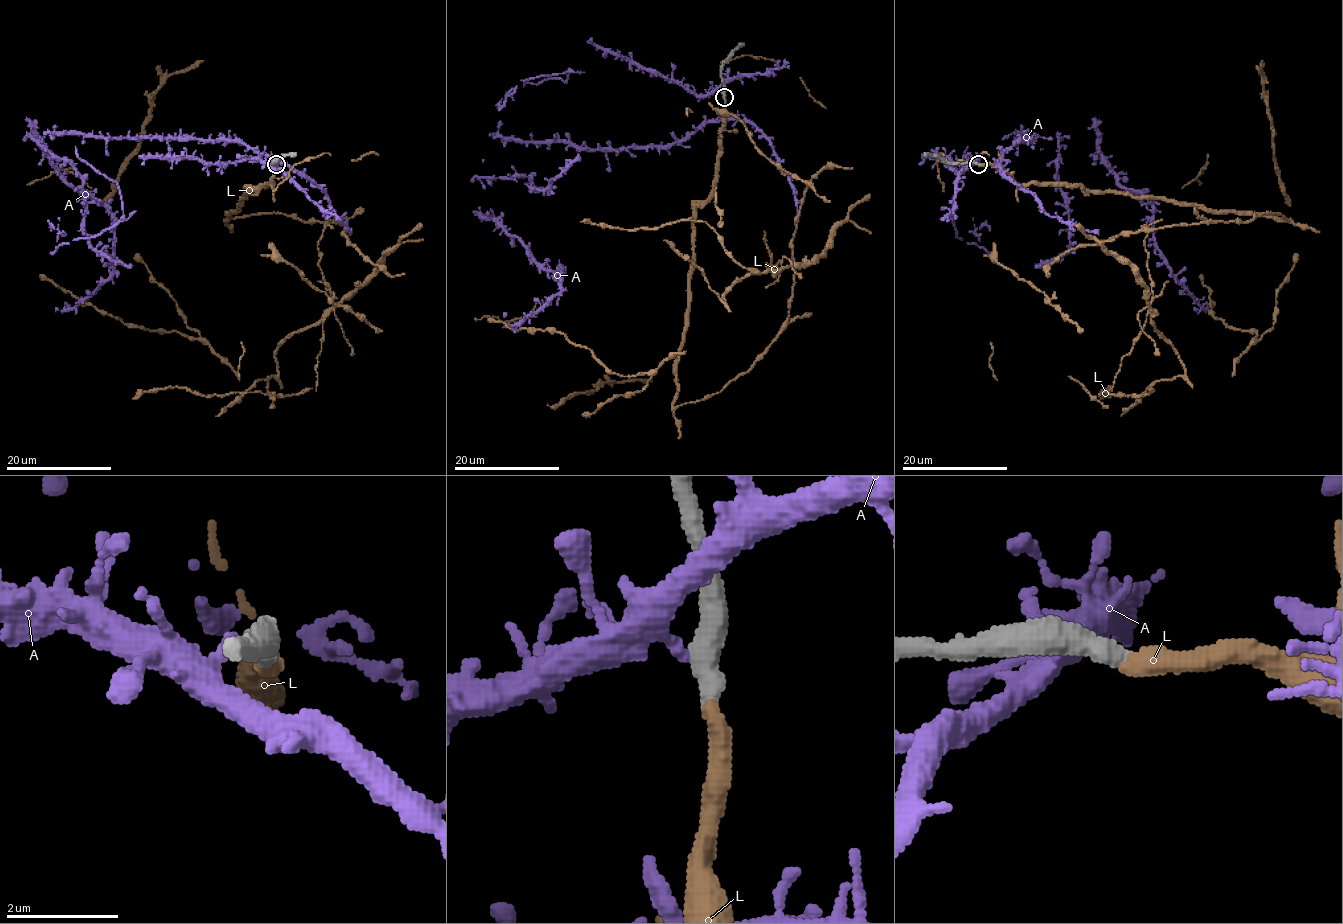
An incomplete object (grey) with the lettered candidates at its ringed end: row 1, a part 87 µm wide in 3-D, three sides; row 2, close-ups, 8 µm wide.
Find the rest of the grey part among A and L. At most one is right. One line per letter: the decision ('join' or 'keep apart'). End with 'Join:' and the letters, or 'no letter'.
A: keep apart
L: join
Join: L

